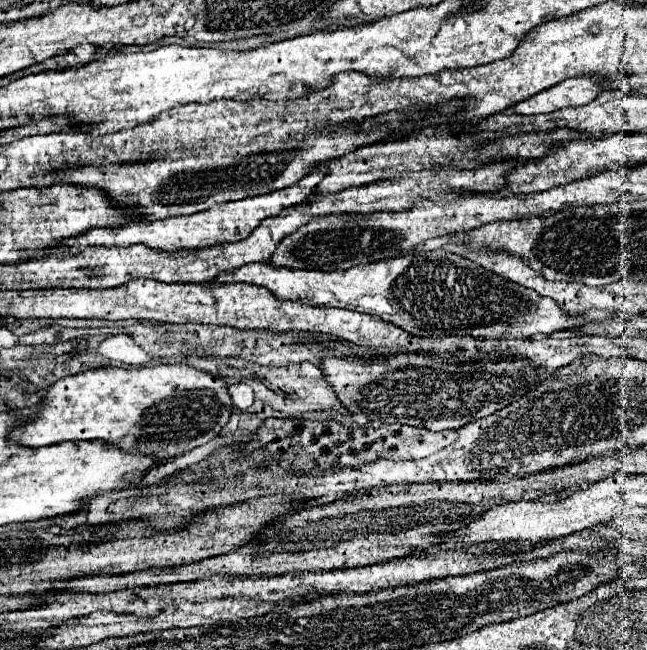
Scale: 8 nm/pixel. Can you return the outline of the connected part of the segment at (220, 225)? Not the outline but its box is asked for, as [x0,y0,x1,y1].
[62,169,328,255]

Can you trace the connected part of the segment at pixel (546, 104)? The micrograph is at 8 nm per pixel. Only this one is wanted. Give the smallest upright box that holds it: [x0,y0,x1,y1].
[514,77,602,115]

